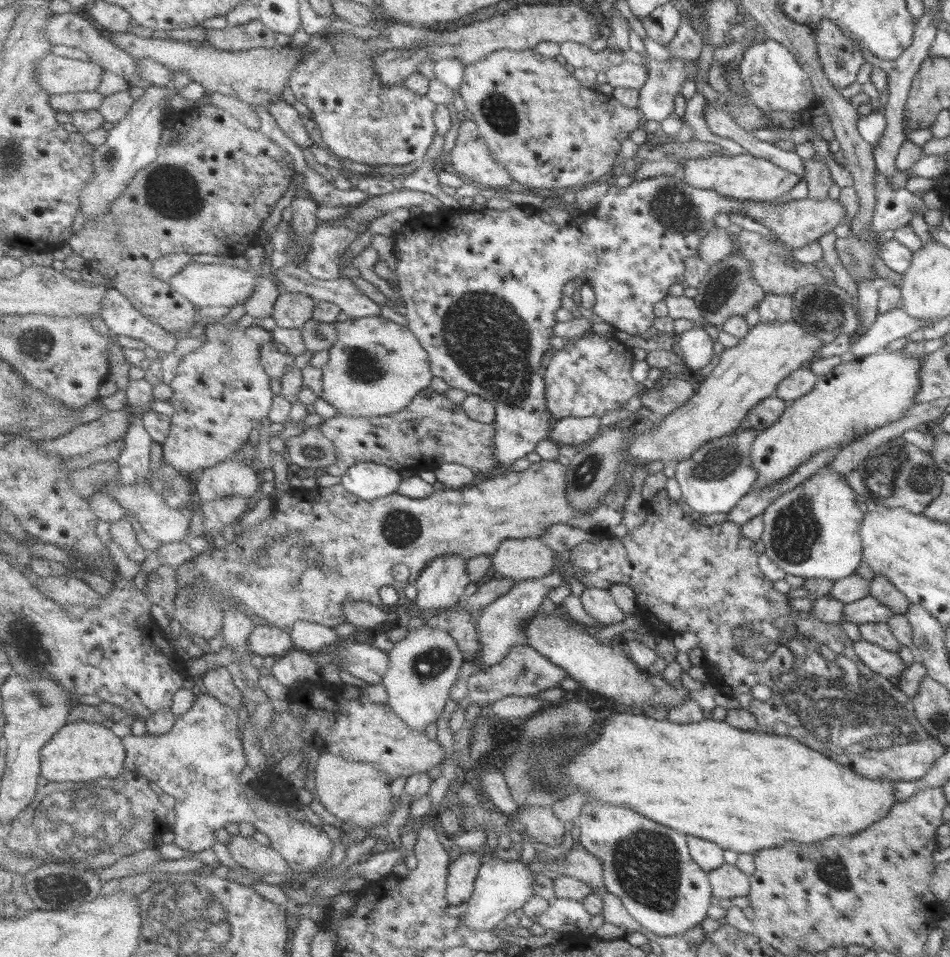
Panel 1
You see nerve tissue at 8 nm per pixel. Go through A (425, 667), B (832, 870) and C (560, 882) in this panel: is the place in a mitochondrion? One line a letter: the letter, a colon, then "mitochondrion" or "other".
A: mitochondrion
B: mitochondrion
C: other

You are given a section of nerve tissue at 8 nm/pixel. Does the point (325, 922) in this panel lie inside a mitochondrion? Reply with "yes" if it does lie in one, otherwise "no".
no

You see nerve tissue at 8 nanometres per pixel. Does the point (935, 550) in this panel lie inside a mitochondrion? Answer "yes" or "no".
no

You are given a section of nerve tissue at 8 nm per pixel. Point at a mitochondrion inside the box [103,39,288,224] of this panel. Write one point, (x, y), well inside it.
(170, 191)

